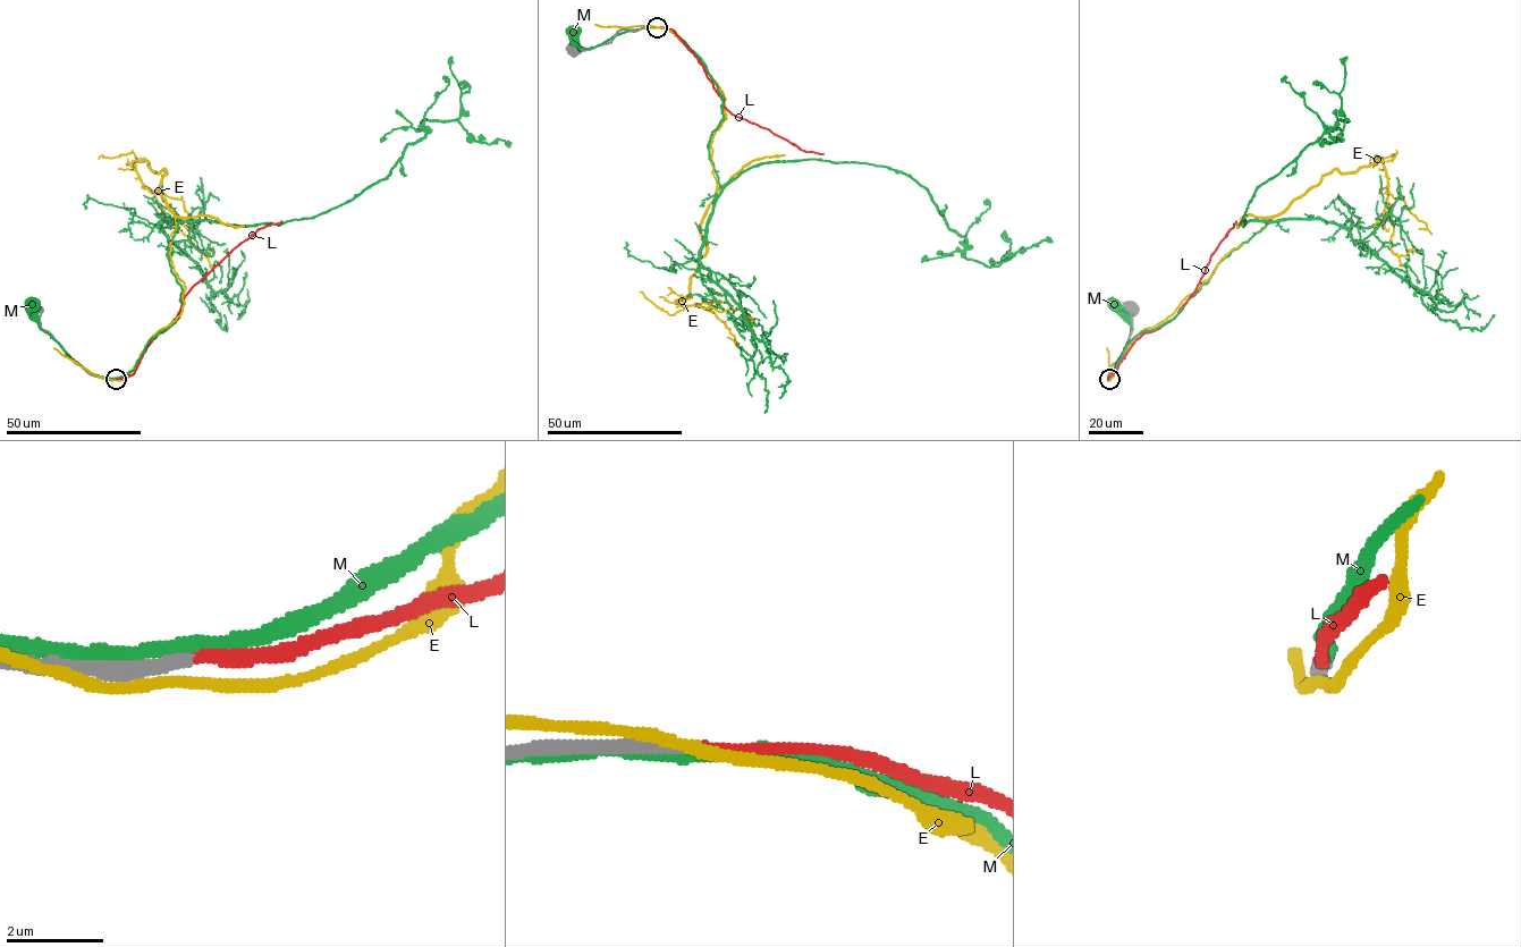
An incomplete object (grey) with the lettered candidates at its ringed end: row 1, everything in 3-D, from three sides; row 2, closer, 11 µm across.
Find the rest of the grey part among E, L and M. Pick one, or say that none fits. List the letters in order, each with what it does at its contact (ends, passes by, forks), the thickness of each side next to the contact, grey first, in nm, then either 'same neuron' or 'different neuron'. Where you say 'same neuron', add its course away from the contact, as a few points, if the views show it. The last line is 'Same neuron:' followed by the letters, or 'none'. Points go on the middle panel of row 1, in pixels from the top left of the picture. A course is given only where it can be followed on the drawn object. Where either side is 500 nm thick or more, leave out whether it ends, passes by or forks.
E: it passes by; 420 nm thick on the grey side, 240 nm on the other; different neuron
L: it ends there; 280 nm thick on the grey side, 240 nm on the other; same neuron; it runs (657, 27), (675, 32), (699, 61), (725, 107), (733, 115), (769, 129), (800, 149), (824, 154)
M: it passes by; 300 nm thick on the grey side, 280 nm on the other; different neuron
Same neuron: L

